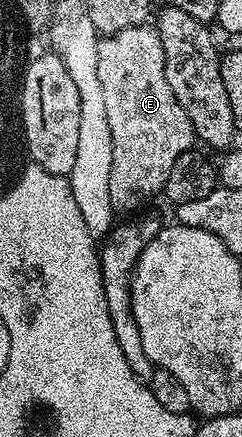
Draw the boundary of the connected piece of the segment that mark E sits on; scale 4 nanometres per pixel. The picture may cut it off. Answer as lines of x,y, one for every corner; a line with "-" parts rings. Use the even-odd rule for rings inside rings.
146,23
139,27
127,27
127,31
110,33
102,36
97,42
97,78
103,87
103,104
107,106
107,124
111,126
111,179
109,180
109,194
111,195
111,207
114,214
133,213
136,209
141,209
156,193
160,194
167,183
167,175
171,175
171,167
175,167
175,159
183,155
187,150
194,148
195,136
191,125
191,120
187,117
187,111
179,105
175,99
174,92
171,91
170,84
164,75
164,55
163,43
157,34
156,28
152,24

